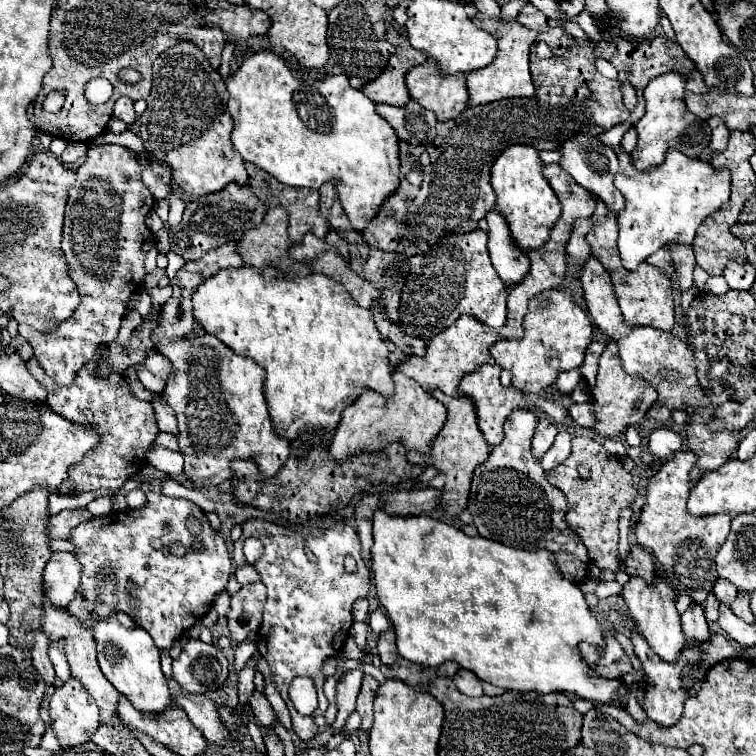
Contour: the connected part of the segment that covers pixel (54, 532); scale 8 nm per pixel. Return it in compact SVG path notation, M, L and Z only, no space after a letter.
M63 510L47 520L47 534L49 538L63 538L67 540L67 532L79 526L83 520L91 520L93 516L87 510Z

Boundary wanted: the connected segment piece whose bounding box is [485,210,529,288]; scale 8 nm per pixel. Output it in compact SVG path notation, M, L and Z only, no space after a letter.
M489 212L485 220L489 224L489 256L493 268L503 284L513 288L529 272L529 258L525 252L519 252L515 244L511 244L511 232L507 232L507 222L499 216L499 212Z

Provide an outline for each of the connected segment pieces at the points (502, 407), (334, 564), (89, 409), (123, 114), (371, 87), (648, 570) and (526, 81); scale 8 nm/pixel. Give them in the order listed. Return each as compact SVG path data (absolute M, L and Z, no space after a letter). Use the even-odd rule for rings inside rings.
M485 364L485 366L479 366L475 372L467 374L459 388L457 388L457 394L459 396L467 396L471 398L471 402L475 404L475 412L477 412L477 424L479 424L479 430L483 432L487 444L491 448L495 448L501 440L503 440L503 422L507 418L509 412L517 410L517 408L527 408L527 394L519 392L517 388L503 388L501 382L499 382L499 372L501 368L497 364Z
M249 520L243 524L243 536L233 546L233 562L237 566L245 564L243 540L249 536L263 542L263 554L253 566L257 568L261 582L267 586L267 604L259 628L261 632L257 632L257 650L267 660L275 680L275 688L279 690L291 712L293 732L301 740L311 740L317 734L313 716L325 714L329 706L329 700L323 694L323 660L333 658L343 650L349 628L353 624L351 604L357 598L367 596L371 590L371 576L365 562L361 560L359 536L345 522L337 522L329 530L311 534L311 552L317 558L317 562L313 564L305 552L305 530L295 526L277 526L265 520ZM347 554L357 560L355 574L349 574L343 568L343 560ZM297 676L311 678L317 690L319 706L311 716L301 716L287 696L287 688Z
M97 356L91 364L87 364L87 368L79 370L71 386L59 388L59 384L47 378L47 374L43 372L43 368L39 368L35 358L27 362L27 370L49 392L47 406L75 424L95 428L99 434L99 444L91 448L79 464L69 468L69 478L65 480L65 484L69 484L69 488L73 488L75 494L99 488L119 490L131 476L135 476L145 466L147 460L145 452L155 442L155 436L159 432L151 402L137 400L122 374L112 373L107 379L100 379L95 374L95 368L97 368Z
M125 96L125 98L119 98L119 100L115 102L113 114L115 114L117 118L121 118L125 124L133 124L135 118L137 118L137 114L135 114L135 110L133 110L133 100L127 98L127 96Z
M389 26L387 40L395 46L395 54L389 58L385 70L371 82L367 82L361 90L369 96L375 104L391 104L391 106L405 106L411 98L407 96L407 86L403 84L405 74L427 60L423 52L411 48L409 40L401 36L395 26Z
M639 546L631 548L631 552L625 560L625 566L627 566L629 576L639 576L647 584L655 584L655 564L653 564L651 554L645 552L643 548L639 548Z
M477 12L471 18L471 22L477 28L481 28L497 38L497 56L487 68L483 68L483 72L471 72L465 76L467 90L469 90L467 106L481 106L481 104L489 104L489 102L503 100L503 98L523 98L523 96L531 98L535 94L535 88L533 88L531 74L529 74L529 48L535 42L537 32L517 24L515 20L501 22L499 18L493 20L493 18L483 16L481 12Z

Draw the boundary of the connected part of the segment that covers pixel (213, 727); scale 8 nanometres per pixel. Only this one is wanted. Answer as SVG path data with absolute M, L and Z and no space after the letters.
M179 694L175 698L175 704L187 712L191 722L203 732L203 736L211 744L223 746L229 742L229 730L221 722L215 702L199 694Z

